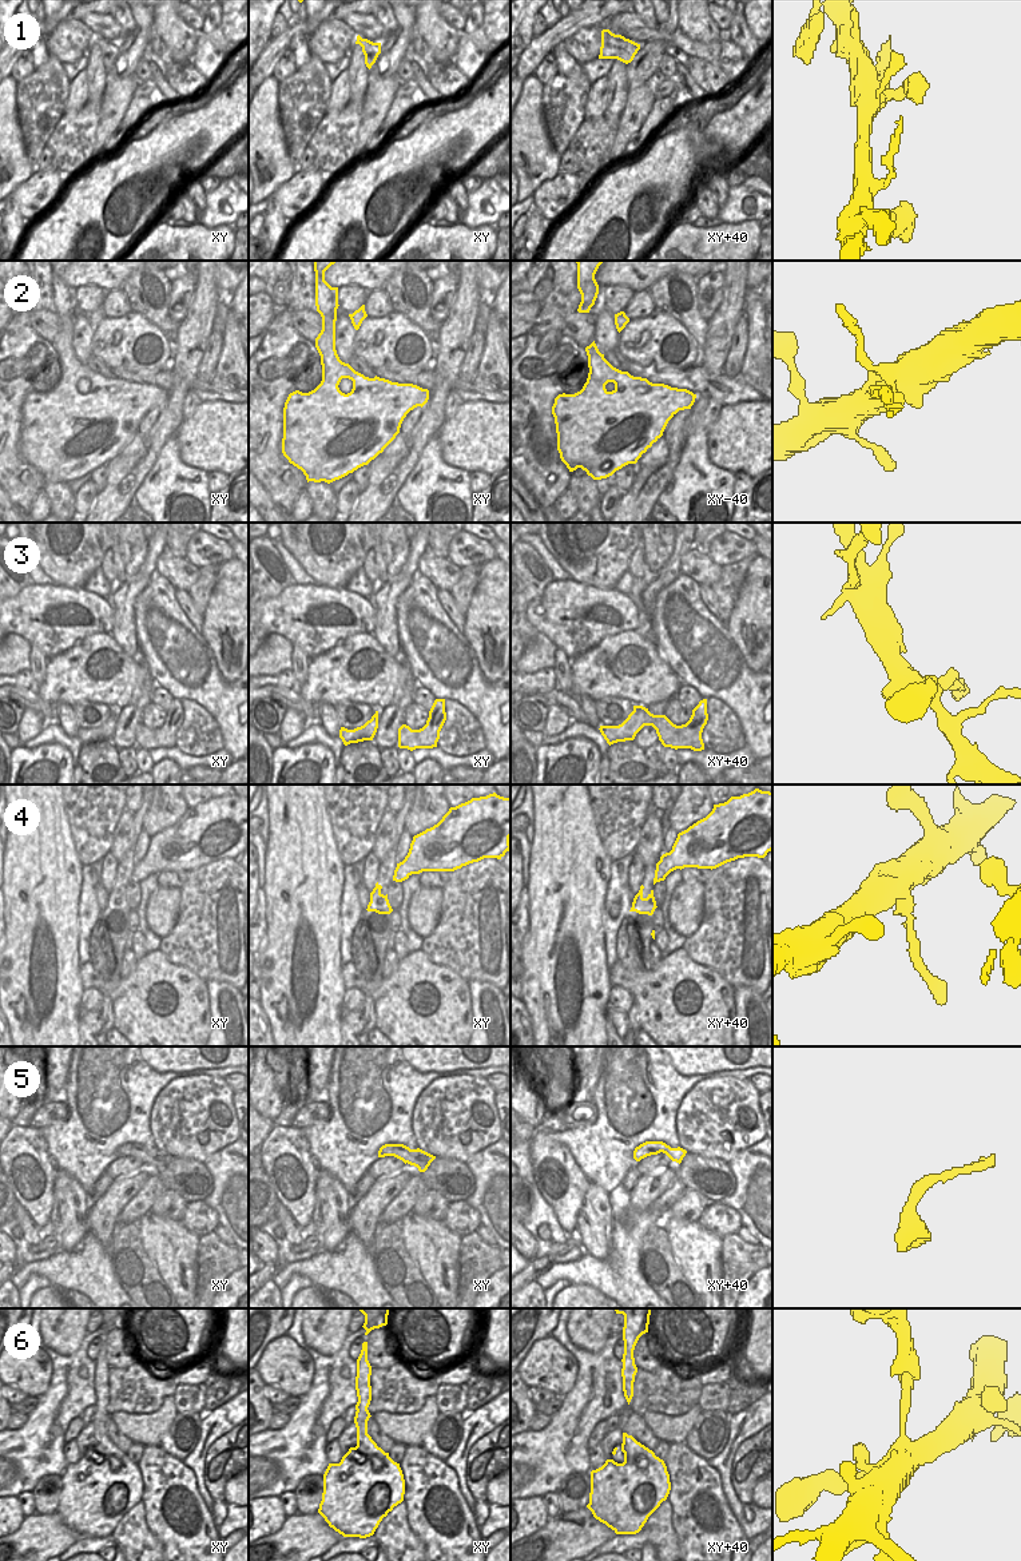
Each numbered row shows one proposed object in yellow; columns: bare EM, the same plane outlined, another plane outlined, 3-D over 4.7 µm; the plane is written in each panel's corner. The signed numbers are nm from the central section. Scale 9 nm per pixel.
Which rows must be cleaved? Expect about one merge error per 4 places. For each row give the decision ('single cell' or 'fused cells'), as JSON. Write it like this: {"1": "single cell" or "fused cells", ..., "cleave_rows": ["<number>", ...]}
{"1": "single cell", "2": "single cell", "3": "single cell", "4": "fused cells", "5": "single cell", "6": "fused cells", "cleave_rows": ["4", "6"]}

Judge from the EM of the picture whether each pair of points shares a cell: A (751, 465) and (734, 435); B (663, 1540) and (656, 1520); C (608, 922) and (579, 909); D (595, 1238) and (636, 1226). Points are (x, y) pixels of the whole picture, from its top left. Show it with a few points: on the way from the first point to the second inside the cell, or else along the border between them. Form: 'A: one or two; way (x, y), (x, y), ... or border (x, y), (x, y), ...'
A: one; way (751, 457), (751, 452), (742, 443)
B: one; way (660, 1534), (658, 1525)
C: two; border (607, 889), (603, 906), (604, 950)
D: two; border (611, 1202), (612, 1247), (604, 1258), (596, 1259)

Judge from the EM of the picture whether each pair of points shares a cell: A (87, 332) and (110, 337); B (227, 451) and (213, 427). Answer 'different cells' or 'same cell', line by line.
A: different cells
B: same cell

